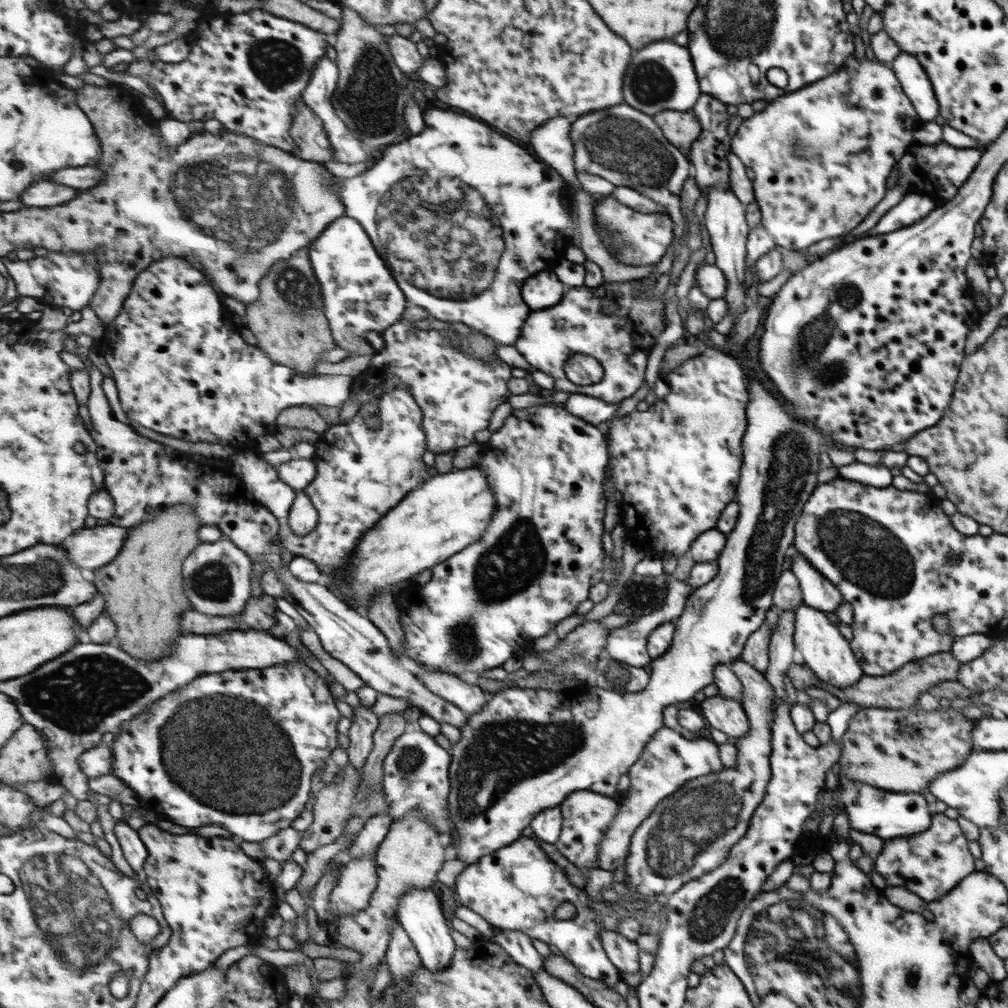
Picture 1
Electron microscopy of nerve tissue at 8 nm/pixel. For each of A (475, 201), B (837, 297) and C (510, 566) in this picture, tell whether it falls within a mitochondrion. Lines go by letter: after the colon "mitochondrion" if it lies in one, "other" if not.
A: mitochondrion
B: mitochondrion
C: mitochondrion

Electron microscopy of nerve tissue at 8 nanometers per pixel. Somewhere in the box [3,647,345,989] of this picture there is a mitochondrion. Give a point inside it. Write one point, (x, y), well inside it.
(91, 932)

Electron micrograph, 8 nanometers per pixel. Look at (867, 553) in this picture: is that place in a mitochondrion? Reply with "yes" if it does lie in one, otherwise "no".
yes

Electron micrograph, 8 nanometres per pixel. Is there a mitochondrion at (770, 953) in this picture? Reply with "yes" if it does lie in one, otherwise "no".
yes

